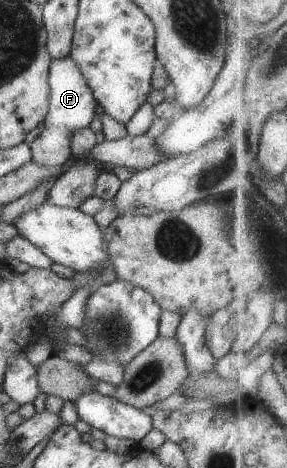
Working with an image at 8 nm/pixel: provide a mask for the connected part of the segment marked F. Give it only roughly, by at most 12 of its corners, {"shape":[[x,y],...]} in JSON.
{"shape":[[69,55],[51,59],[44,126],[29,146],[59,167],[98,104]]}

